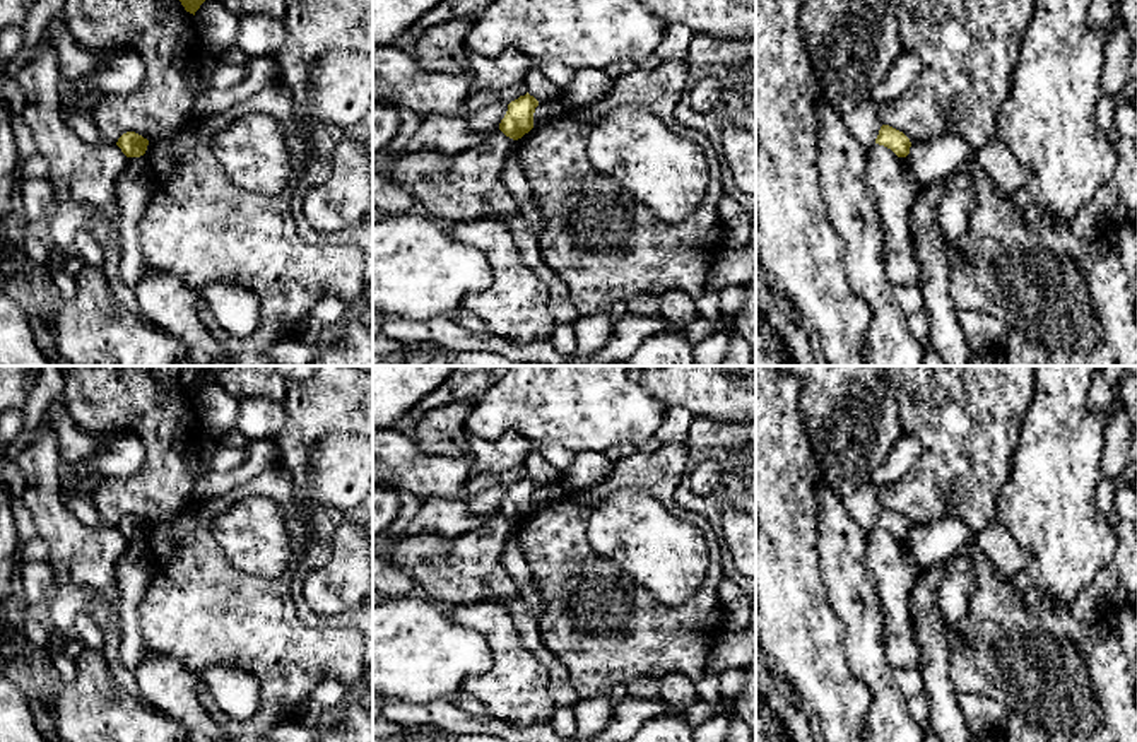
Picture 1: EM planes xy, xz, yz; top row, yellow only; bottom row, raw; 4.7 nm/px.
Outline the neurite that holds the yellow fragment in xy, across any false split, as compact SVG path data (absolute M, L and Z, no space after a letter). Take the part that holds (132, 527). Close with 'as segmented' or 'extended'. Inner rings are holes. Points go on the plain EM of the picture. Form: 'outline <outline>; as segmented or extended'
outline M127 515L118 521L116 528L127 540L140 540L145 537L149 523L135 515Z; as segmented

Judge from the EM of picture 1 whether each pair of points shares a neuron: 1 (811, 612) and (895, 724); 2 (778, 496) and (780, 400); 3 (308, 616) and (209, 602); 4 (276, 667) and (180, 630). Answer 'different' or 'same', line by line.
1: different
2: same
3: different
4: same

